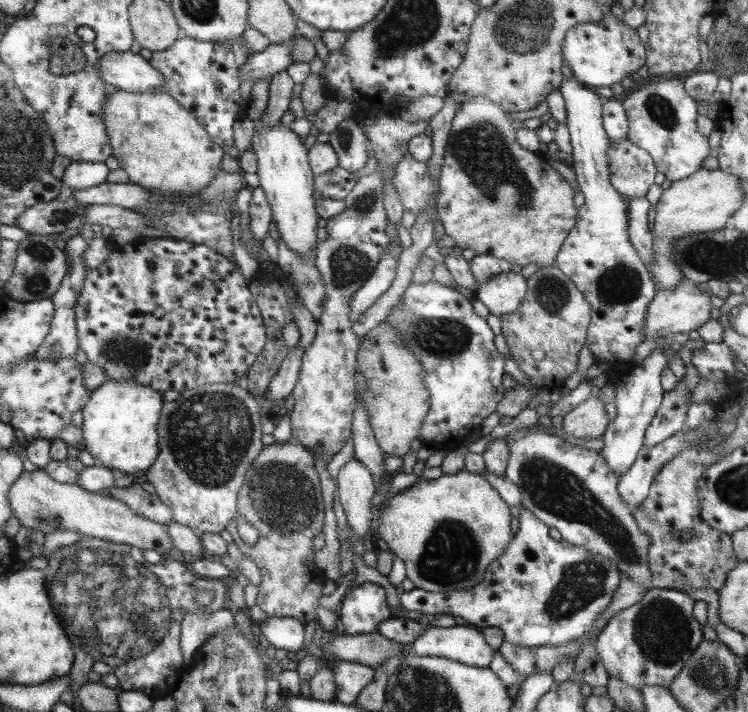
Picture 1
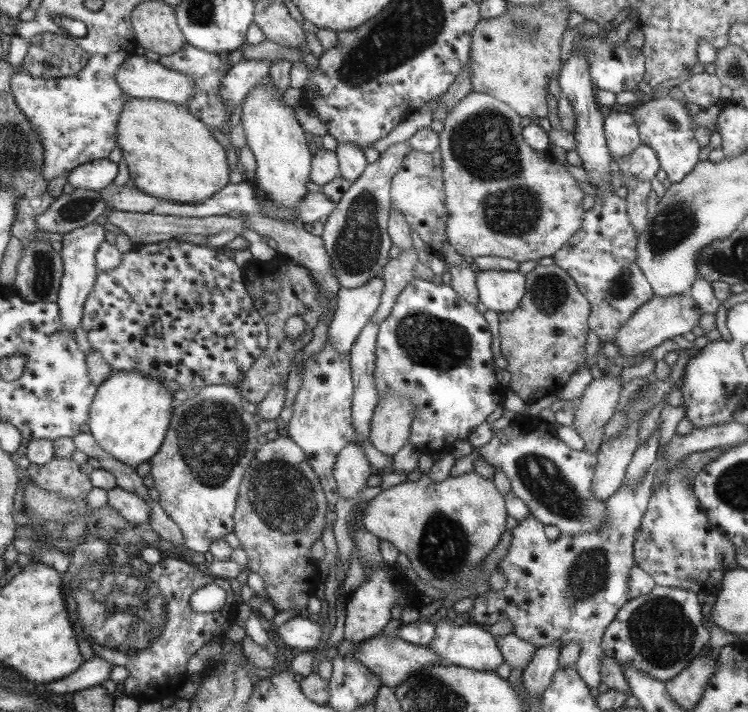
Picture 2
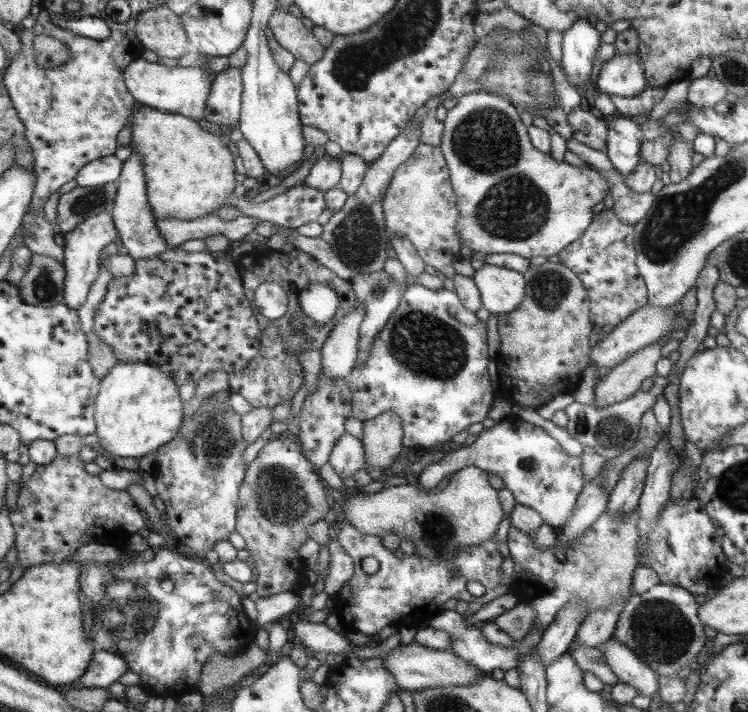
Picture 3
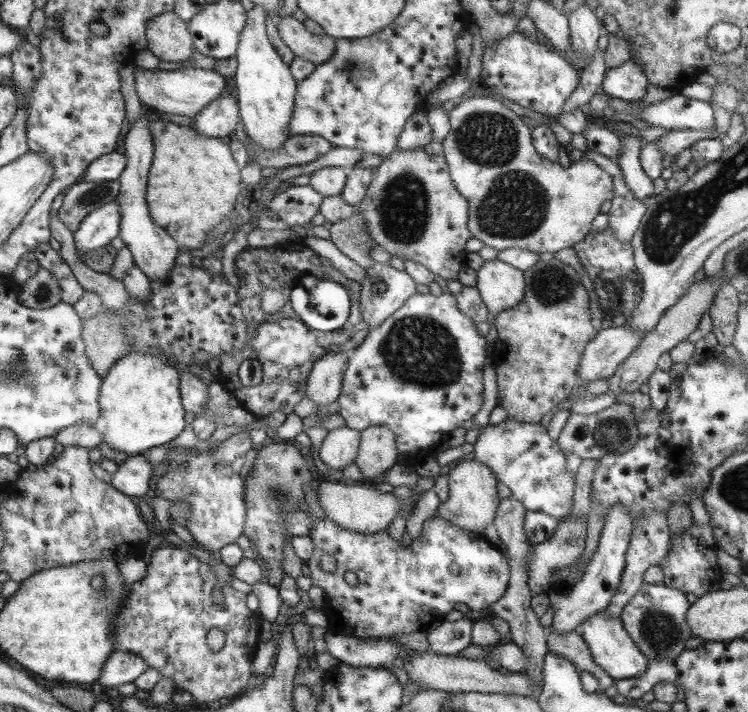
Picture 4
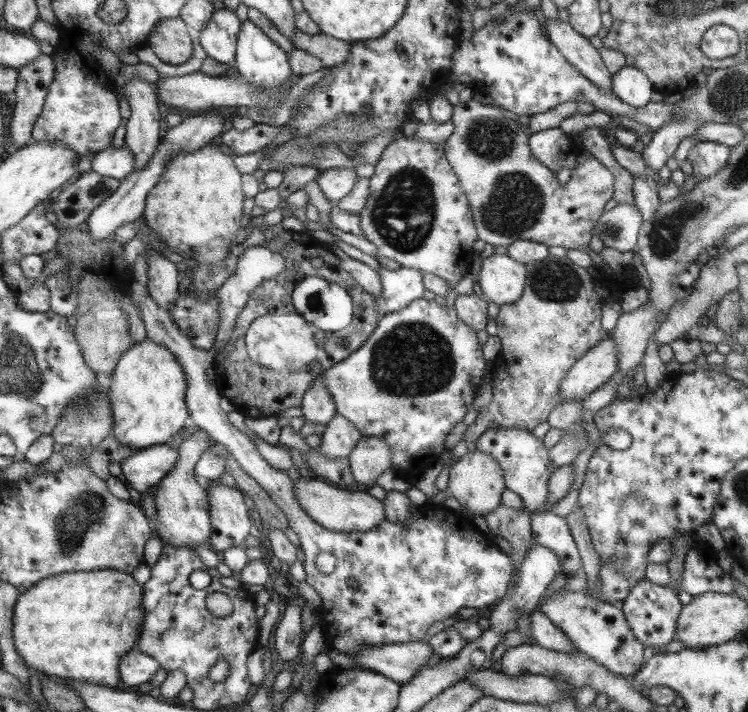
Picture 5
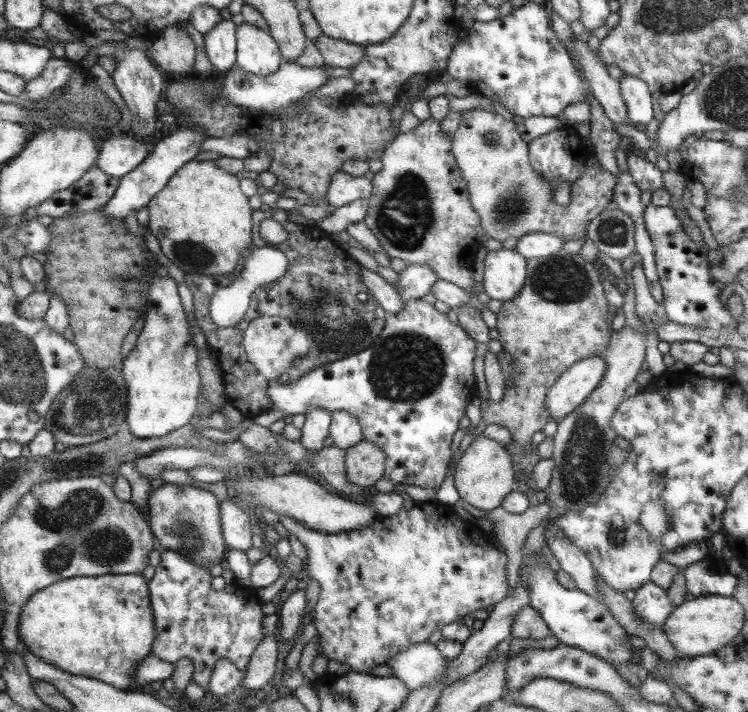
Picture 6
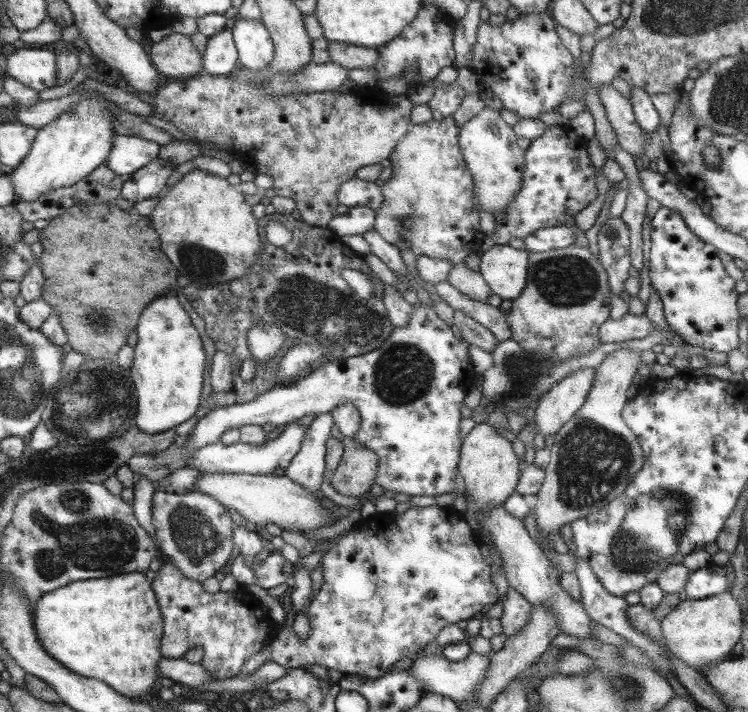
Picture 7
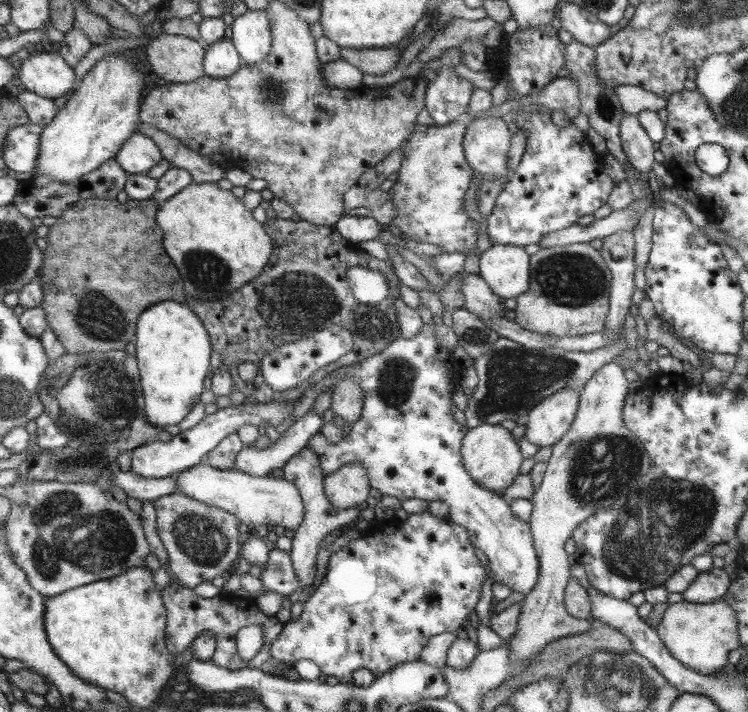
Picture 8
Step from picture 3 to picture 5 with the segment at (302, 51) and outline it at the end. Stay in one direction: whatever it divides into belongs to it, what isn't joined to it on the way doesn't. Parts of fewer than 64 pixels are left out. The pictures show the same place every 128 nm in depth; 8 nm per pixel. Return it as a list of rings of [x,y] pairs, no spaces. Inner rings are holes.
[[[297,29],[291,38],[295,49],[304,50],[311,56],[318,58],[322,66],[327,69],[343,63],[351,52],[349,43],[324,35],[321,32],[316,35],[308,35]]]

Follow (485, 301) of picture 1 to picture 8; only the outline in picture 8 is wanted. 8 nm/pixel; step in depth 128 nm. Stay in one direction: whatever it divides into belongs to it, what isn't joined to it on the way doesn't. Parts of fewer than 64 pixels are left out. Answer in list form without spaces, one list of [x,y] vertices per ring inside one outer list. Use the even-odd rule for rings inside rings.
[[[491,245],[479,254],[479,276],[501,299],[515,298],[528,290],[530,266],[523,247]]]

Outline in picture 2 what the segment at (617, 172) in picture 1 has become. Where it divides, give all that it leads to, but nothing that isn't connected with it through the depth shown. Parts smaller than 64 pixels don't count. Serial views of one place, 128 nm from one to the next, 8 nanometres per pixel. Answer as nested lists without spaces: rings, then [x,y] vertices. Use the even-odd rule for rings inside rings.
[[[647,144],[636,146],[629,156],[616,160],[617,170],[622,178],[636,178],[637,180],[653,180],[660,163],[656,153]]]

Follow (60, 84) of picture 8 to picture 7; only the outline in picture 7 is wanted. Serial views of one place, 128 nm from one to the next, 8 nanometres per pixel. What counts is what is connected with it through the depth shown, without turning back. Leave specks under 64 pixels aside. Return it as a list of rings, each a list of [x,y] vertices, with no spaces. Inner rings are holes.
[[[17,49],[2,65],[13,78],[38,92],[56,83],[56,56],[47,49]]]

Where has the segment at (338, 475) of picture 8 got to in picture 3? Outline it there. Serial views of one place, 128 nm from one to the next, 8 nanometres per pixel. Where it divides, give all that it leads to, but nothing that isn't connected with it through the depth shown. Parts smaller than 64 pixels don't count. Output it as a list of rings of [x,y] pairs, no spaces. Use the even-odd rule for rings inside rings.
[[[383,412],[372,419],[364,420],[361,444],[364,446],[364,461],[372,473],[382,472],[391,466],[393,458],[401,452],[401,436],[404,436],[400,416]]]

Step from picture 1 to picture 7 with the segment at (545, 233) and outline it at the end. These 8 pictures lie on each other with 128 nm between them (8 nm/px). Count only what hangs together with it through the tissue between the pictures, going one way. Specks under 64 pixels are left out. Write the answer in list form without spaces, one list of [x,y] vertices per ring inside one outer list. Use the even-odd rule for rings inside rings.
[[[487,105],[459,128],[458,139],[462,157],[475,181],[473,194],[477,197],[477,204],[495,218],[520,192],[526,168],[524,150],[519,147],[515,133],[501,120],[500,114],[489,110]]]

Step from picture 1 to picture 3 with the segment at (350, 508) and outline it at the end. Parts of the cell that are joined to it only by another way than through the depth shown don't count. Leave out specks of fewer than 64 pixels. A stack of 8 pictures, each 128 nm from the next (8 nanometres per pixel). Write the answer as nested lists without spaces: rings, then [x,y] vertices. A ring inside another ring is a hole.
[[[343,433],[337,439],[333,451],[329,453],[328,465],[341,478],[351,478],[365,468],[364,446],[355,436]]]

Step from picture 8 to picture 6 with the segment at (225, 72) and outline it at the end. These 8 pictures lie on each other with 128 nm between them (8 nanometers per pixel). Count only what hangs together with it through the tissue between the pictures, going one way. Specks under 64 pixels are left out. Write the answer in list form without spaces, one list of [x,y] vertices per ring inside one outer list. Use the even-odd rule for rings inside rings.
[[[219,19],[203,35],[203,48],[215,71],[229,71],[236,62],[236,25],[231,19]]]

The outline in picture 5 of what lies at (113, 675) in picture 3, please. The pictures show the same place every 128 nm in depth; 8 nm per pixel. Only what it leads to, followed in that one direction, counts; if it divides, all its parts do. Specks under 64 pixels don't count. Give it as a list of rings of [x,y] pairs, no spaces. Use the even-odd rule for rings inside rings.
[[[137,649],[127,652],[119,660],[120,680],[124,685],[133,688],[147,682],[157,669],[159,669],[157,662]]]

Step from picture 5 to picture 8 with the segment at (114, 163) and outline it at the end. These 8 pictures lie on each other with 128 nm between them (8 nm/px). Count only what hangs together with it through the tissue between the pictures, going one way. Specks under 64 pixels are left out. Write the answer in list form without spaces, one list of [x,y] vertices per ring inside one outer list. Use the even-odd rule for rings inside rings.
[[[133,132],[116,152],[114,159],[123,172],[132,175],[147,172],[161,157],[159,149],[150,138]]]

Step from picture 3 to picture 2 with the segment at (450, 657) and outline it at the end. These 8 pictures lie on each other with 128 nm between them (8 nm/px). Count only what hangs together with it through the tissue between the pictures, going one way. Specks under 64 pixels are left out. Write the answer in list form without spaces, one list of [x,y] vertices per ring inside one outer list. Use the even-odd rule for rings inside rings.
[[[377,634],[371,639],[361,641],[352,653],[365,668],[370,669],[379,679],[381,684],[392,689],[396,684],[404,682],[409,676],[416,672],[423,671],[425,667],[440,663],[440,657],[432,649],[426,646],[409,644],[408,641],[401,640],[396,636],[385,636]]]

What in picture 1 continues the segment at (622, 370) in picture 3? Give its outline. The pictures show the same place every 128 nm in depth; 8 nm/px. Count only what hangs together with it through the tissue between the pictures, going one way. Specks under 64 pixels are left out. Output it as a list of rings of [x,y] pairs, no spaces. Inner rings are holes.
[[[595,390],[585,402],[580,402],[573,410],[562,416],[561,428],[564,436],[579,439],[589,436],[599,439],[609,424],[603,406]]]

